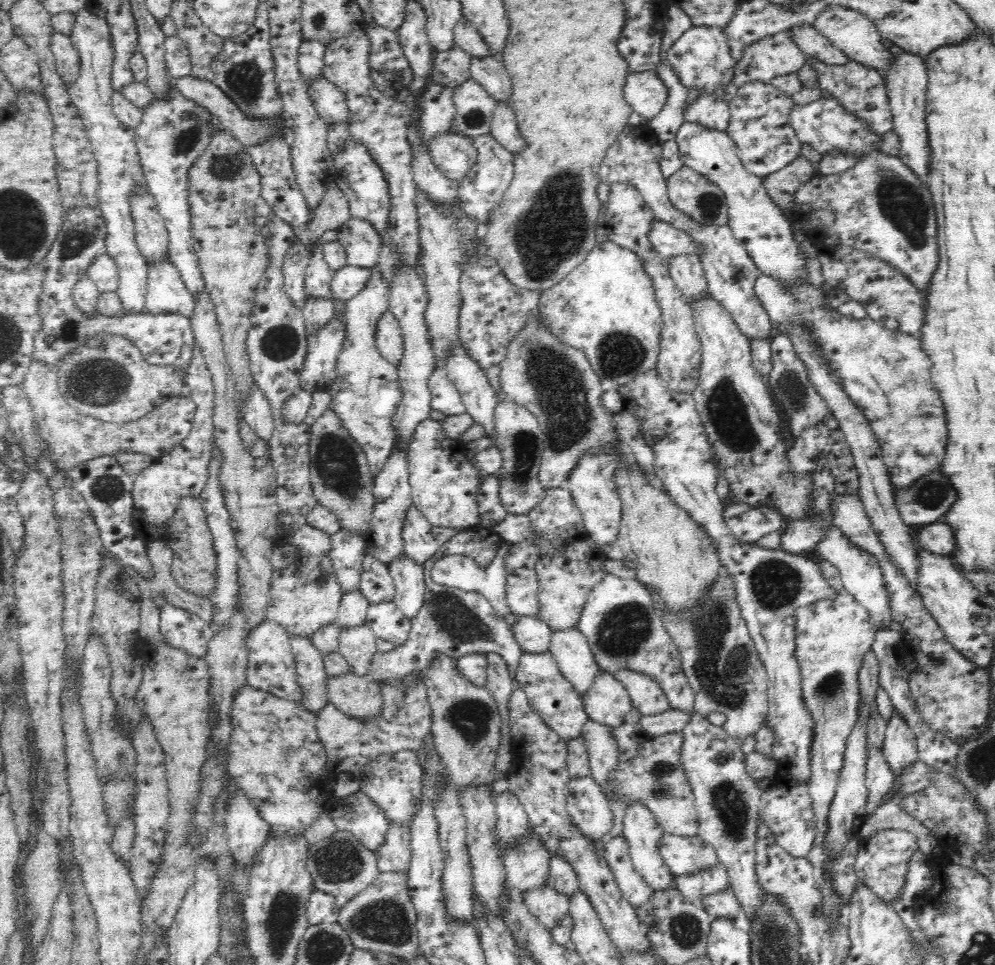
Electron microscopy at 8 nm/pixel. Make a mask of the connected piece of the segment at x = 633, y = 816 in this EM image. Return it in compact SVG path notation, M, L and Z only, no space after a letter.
M631 802L627 806L623 820L623 837L627 840L634 869L655 891L666 890L674 886L674 876L670 873L668 866L664 864L659 853L659 842L663 833L662 827L656 822L654 814L648 810L648 807L638 802Z

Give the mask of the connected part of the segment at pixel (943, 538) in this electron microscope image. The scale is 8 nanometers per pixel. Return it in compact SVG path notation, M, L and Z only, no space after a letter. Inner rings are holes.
M938 520L918 528L918 541L931 553L951 556L956 548L954 531L946 522Z

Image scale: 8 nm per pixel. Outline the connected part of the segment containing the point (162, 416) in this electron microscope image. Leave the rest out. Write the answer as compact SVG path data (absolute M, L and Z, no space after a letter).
M33 361L21 385L32 405L39 436L47 444L47 459L56 466L55 477L65 478L67 472L77 464L104 455L144 453L156 460L174 450L174 447L189 435L196 410L189 393L183 393L158 405L152 412L136 421L124 424L107 423L94 417L86 417L70 406L59 392L58 369L58 365Z

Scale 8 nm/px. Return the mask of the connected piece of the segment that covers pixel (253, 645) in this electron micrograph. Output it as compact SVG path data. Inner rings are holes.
M266 620L266 622L258 624L258 628L252 628L250 636L246 638L249 656L247 659L247 674L245 676L250 686L270 692L270 694L278 696L281 699L288 699L299 704L304 694L297 683L298 675L295 678L295 663L294 656L292 655L291 640L292 638L284 631L284 628L271 620ZM262 666L286 666L284 676L288 678L288 674L290 674L290 686L274 686L274 684L268 684L268 676L270 674L262 674L260 672ZM278 688L284 688L284 690L278 690Z

